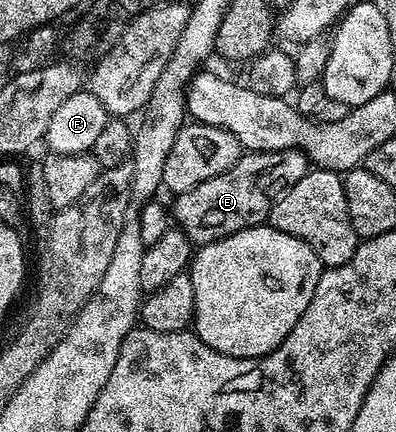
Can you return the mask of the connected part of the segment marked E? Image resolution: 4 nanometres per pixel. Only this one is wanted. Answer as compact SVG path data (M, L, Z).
M255 150L243 153L240 161L228 172L220 172L220 176L212 176L212 180L204 180L204 184L196 184L188 192L177 195L173 199L172 218L180 229L186 233L195 247L207 246L221 238L232 236L250 226L261 226L269 219L272 204L277 200L282 191L292 188L296 180L300 180L308 169L308 159L300 150Z

